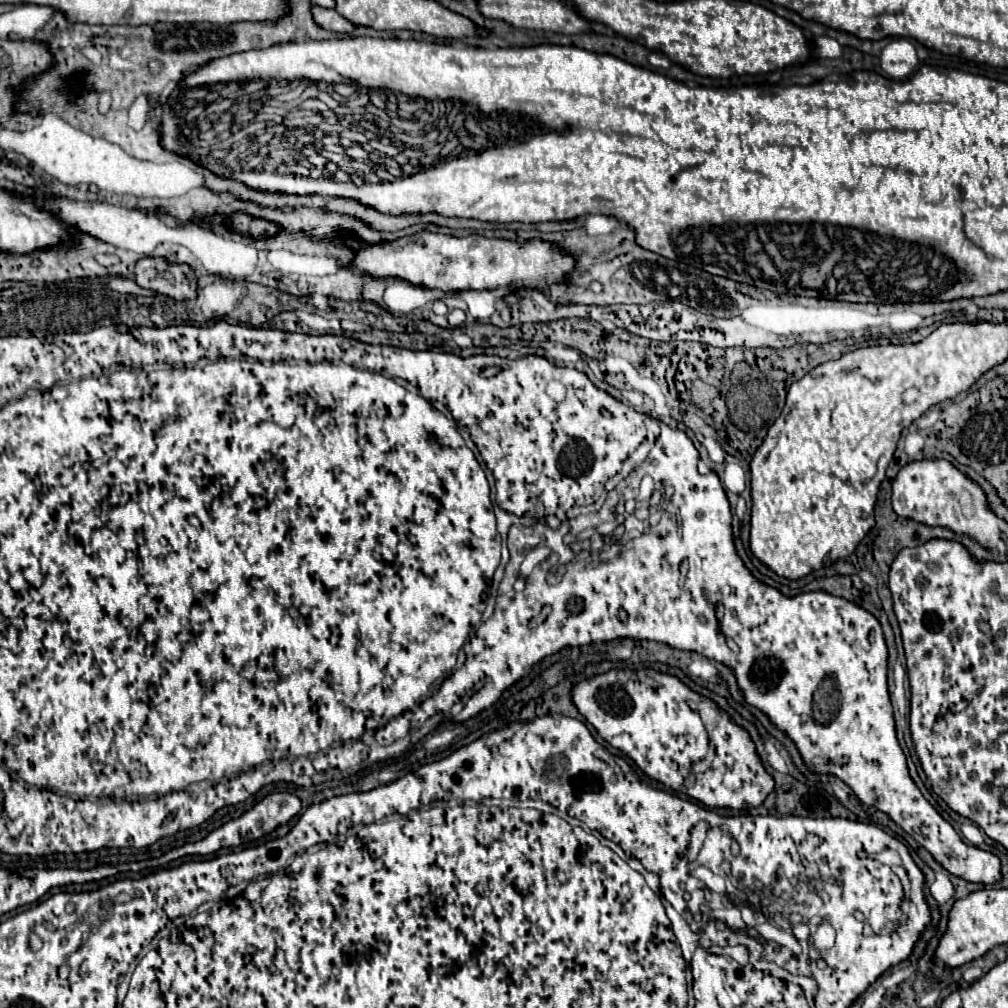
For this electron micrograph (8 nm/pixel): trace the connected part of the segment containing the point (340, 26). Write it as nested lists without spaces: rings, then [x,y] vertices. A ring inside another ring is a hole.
[[[311,6],[311,14],[313,14],[317,26],[321,26],[329,32],[335,32],[335,34],[349,34],[355,28],[349,20],[339,16],[333,8],[327,10],[327,8],[321,8],[321,6]]]

